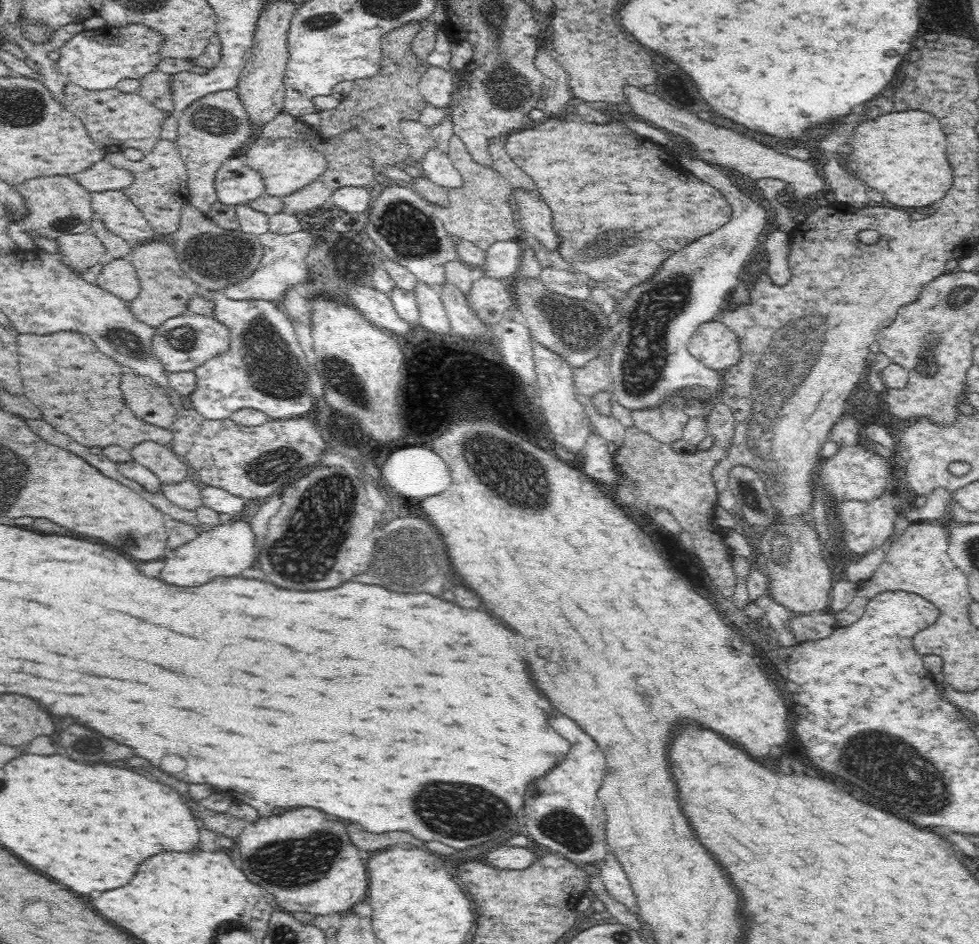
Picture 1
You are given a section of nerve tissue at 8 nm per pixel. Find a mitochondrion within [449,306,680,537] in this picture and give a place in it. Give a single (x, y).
(526, 491)

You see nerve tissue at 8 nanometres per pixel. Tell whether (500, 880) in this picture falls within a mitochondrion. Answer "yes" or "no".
no

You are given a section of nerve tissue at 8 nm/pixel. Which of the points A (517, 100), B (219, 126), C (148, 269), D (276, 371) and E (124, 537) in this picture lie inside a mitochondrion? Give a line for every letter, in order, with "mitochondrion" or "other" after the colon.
A: mitochondrion
B: mitochondrion
C: other
D: mitochondrion
E: mitochondrion

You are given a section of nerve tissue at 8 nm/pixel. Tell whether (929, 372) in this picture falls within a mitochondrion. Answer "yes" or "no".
yes

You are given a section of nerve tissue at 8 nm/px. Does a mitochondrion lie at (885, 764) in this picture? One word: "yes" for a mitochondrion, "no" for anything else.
yes

